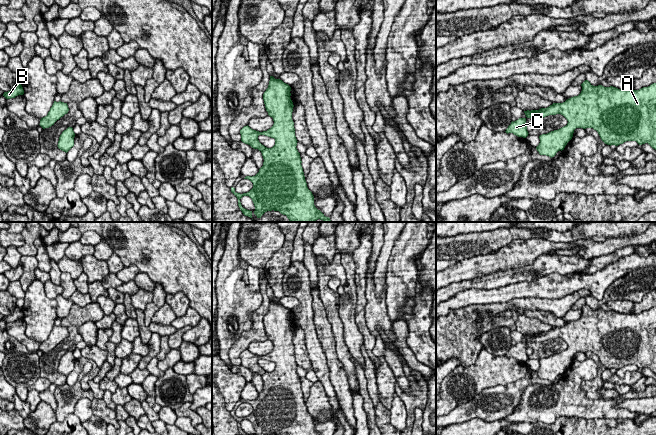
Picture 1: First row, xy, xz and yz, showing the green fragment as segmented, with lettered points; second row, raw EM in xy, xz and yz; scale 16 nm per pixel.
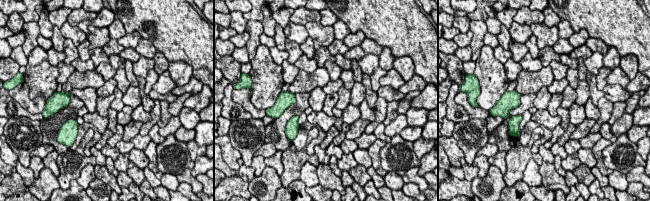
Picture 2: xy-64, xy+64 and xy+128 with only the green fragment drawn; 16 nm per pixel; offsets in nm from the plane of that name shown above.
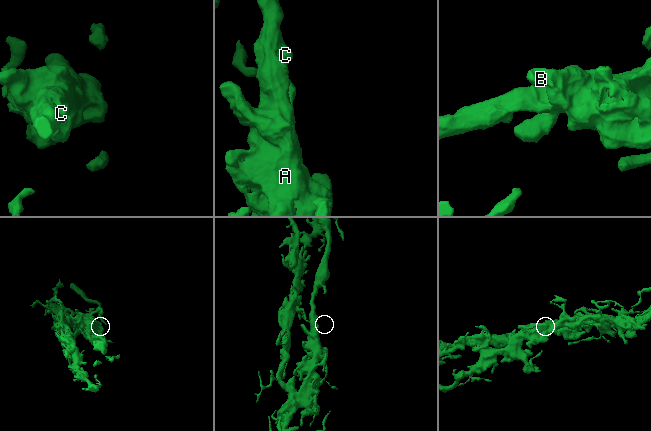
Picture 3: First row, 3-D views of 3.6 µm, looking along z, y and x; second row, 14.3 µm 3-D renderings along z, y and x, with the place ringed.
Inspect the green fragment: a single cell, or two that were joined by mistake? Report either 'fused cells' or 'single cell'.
single cell

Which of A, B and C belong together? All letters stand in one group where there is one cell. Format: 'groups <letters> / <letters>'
groups A B C

